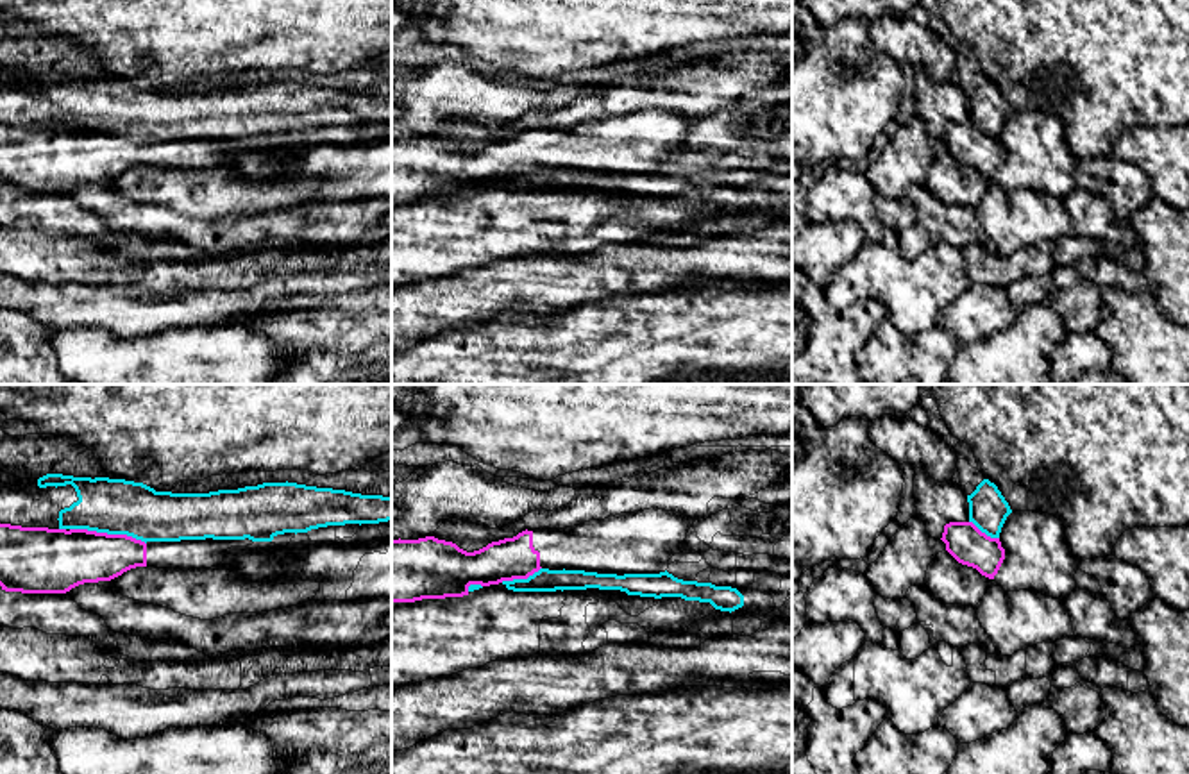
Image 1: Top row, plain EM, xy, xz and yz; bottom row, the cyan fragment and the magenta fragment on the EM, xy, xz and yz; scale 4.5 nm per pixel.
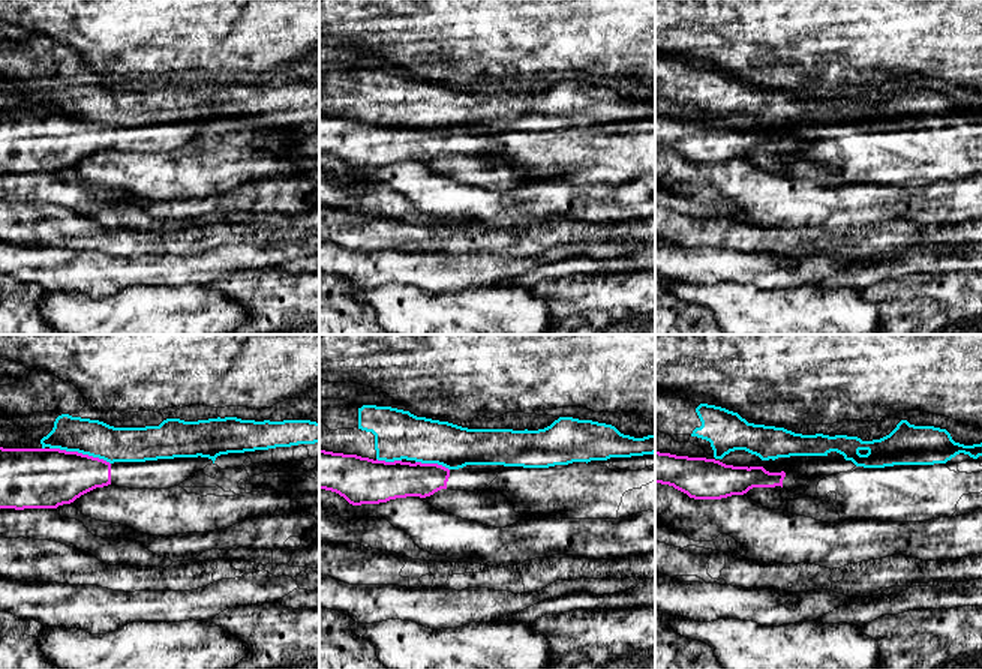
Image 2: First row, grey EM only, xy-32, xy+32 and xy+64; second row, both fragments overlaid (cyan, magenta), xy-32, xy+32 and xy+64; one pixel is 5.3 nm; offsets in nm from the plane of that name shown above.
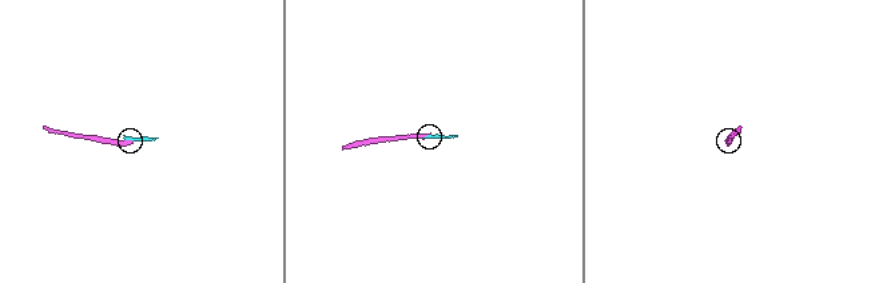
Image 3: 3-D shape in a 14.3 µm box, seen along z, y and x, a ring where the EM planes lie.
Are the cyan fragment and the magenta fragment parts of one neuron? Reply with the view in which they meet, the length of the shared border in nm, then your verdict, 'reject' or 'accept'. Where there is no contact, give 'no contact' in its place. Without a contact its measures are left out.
meets cyan in xy; contact 360 nm long; reject

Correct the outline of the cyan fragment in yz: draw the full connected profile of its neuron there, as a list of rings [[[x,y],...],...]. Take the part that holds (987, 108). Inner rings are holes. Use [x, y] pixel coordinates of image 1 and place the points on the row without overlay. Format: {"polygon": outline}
{"polygon": [[[983,79],[976,89],[967,95],[969,122],[991,138],[999,138],[1007,116],[1012,113],[1008,102],[994,82]]]}

